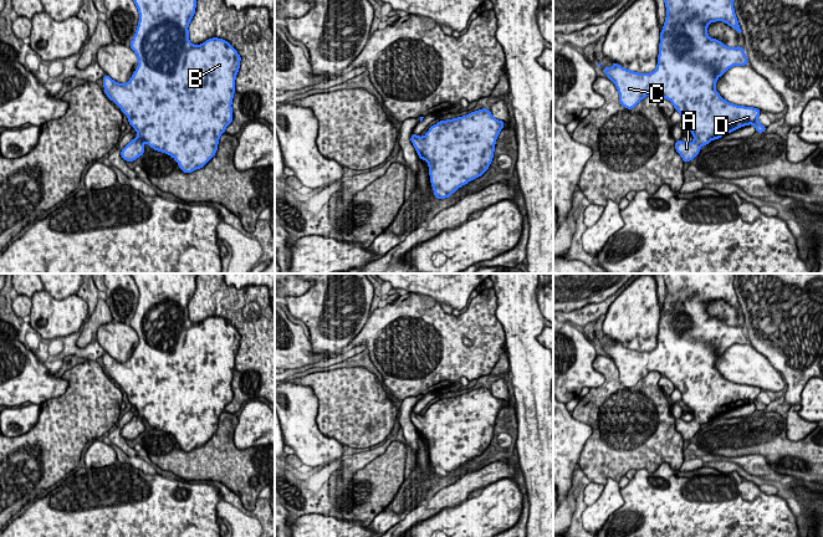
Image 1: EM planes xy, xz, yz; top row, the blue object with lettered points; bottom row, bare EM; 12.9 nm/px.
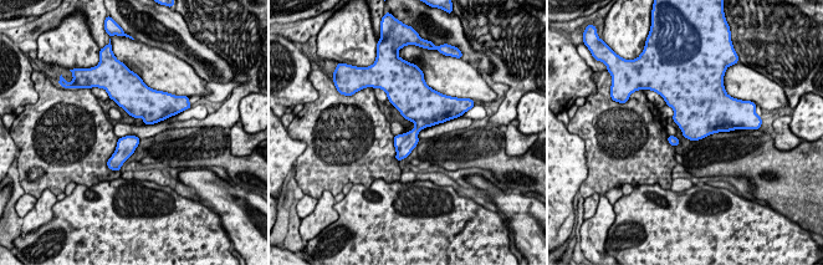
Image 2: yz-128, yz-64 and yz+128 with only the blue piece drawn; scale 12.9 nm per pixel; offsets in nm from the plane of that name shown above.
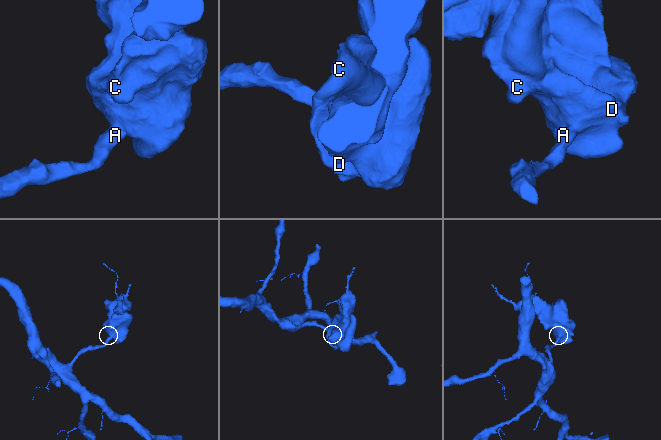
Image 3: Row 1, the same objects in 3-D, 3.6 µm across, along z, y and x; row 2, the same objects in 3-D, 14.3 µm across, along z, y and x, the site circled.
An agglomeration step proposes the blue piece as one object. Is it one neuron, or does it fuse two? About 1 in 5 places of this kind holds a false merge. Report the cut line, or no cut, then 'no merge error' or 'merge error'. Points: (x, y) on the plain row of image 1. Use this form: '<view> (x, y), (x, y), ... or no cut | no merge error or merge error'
no cut | no merge error

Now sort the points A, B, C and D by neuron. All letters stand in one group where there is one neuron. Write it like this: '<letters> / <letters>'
A B C D

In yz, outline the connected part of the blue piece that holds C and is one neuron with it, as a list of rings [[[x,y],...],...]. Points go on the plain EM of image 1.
[[[664,273],[666,297],[660,311],[656,348],[650,352],[639,352],[614,341],[612,347],[602,347],[615,363],[620,383],[628,388],[637,385],[650,372],[658,372],[673,382],[675,389],[681,393],[683,402],[695,416],[691,421],[675,420],[675,428],[684,441],[691,440],[702,424],[743,404],[753,403],[757,411],[763,411],[767,406],[757,400],[761,392],[758,387],[732,383],[715,368],[717,357],[730,346],[747,343],[747,336],[741,324],[727,326],[707,313],[709,302],[716,300],[724,300],[738,312],[741,311],[733,280],[735,273]]]

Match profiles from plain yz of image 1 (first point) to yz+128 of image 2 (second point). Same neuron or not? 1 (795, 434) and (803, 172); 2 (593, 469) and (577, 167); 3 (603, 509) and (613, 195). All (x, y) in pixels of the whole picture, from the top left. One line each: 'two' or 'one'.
1: two
2: two
3: two

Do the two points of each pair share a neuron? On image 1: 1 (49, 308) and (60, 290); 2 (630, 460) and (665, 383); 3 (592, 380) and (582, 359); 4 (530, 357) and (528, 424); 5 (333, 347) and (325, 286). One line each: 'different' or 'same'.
1: different
2: different
3: same
4: same
5: same

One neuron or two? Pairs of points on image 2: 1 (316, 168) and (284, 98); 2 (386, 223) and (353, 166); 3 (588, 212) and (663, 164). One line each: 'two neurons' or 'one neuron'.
1: two neurons
2: two neurons
3: two neurons

